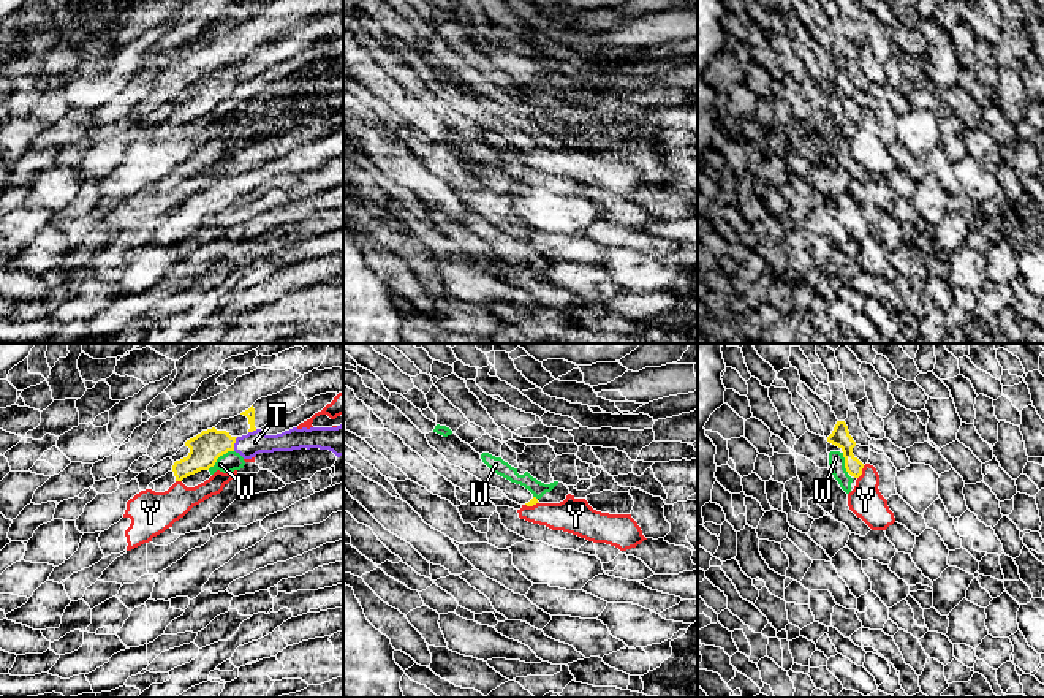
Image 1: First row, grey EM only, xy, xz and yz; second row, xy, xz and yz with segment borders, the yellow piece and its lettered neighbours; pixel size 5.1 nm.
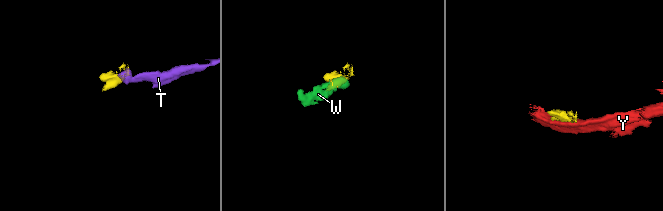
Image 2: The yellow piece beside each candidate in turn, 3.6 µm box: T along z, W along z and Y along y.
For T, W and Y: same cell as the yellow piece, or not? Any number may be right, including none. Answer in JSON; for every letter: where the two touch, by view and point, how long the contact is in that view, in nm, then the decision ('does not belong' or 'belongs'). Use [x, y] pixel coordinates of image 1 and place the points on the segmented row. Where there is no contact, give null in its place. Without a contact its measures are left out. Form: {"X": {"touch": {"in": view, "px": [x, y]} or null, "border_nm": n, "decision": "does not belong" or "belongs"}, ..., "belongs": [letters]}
{"T": {"touch": {"in": "xy", "px": [234, 442]}, "border_nm": 80, "decision": "does not belong"}, "W": {"touch": {"in": "xy", "px": [219, 456]}, "border_nm": 170, "decision": "does not belong"}, "Y": {"touch": {"in": "yz", "px": [861, 472]}, "border_nm": 80, "decision": "does not belong"}, "belongs": []}

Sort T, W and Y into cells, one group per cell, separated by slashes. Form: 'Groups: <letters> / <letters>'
Groups: T / W / Y

